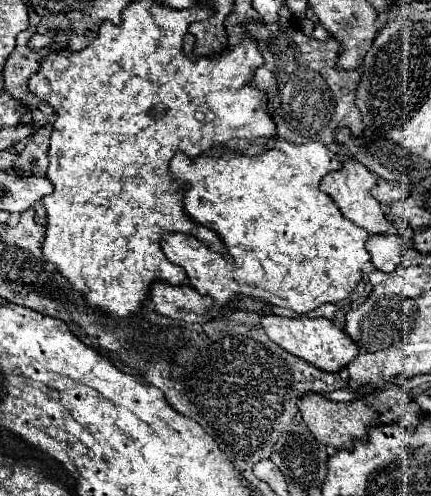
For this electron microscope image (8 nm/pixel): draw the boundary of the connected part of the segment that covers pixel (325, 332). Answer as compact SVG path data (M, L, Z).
M263 315L261 317L261 327L265 329L267 337L273 339L279 347L285 351L309 361L311 365L335 373L341 371L347 363L351 363L357 357L357 345L351 341L351 337L341 331L331 319L325 317L279 317L279 315Z

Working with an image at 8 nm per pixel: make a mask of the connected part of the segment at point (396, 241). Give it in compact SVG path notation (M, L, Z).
M385 233L385 235L371 235L367 239L367 251L371 255L371 263L379 271L393 271L401 259L403 243L397 233Z

